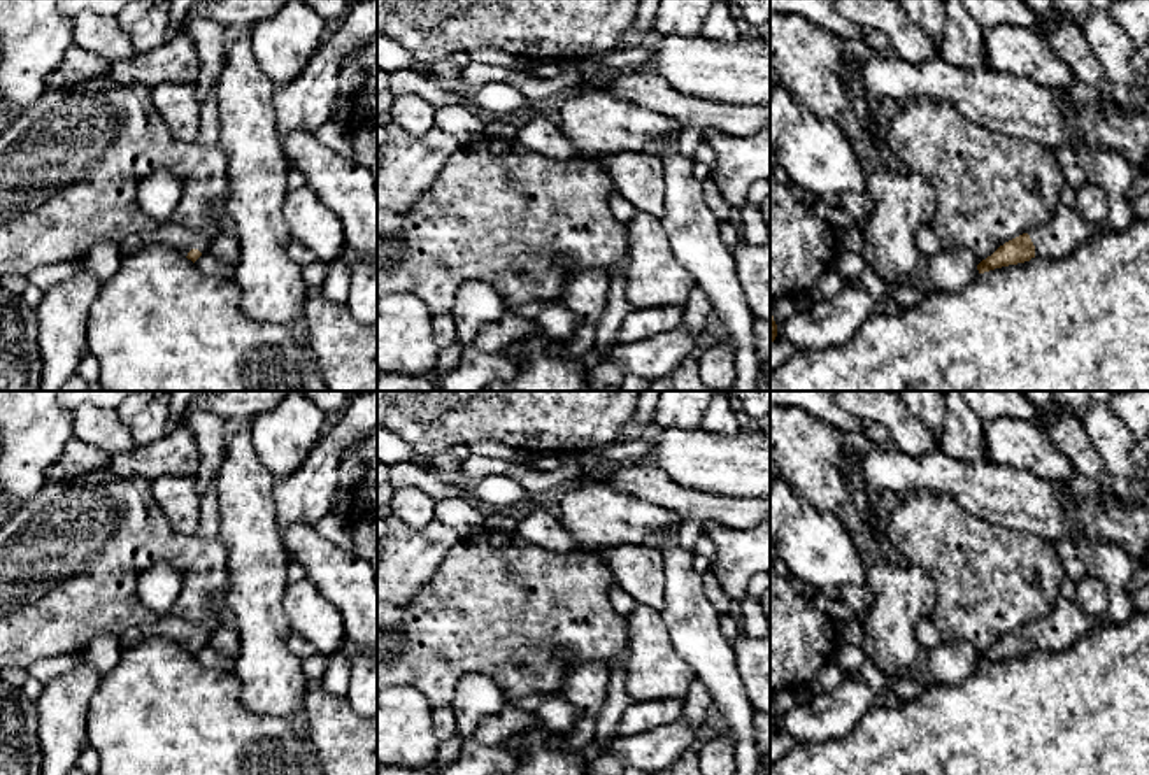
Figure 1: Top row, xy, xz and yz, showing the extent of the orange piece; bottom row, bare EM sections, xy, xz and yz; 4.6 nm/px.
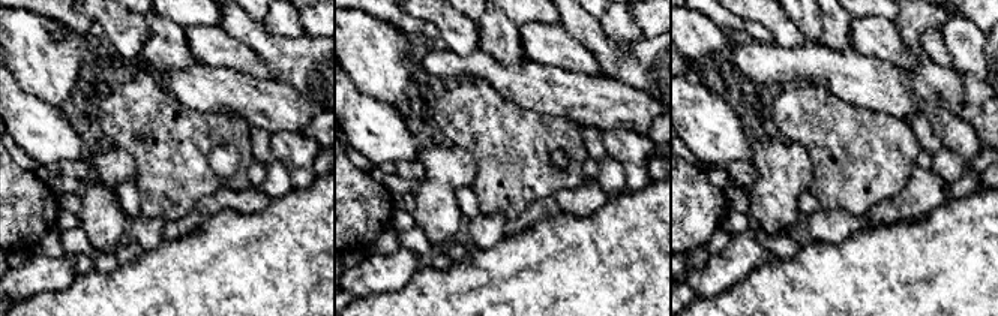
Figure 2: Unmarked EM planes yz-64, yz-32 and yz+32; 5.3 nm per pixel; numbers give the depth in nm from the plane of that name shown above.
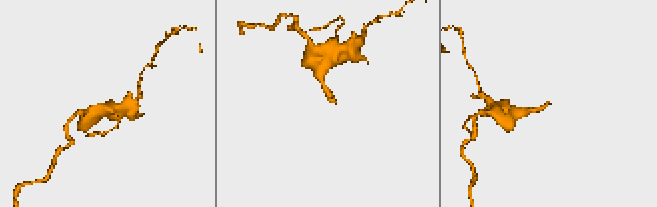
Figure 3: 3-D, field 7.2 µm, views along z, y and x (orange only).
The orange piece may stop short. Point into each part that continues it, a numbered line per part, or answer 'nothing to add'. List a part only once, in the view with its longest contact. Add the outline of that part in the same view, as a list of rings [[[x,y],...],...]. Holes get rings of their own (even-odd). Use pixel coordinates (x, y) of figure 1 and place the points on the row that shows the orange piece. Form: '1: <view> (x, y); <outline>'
1: yz (1067, 230); [[[1058,203],[1054,216],[1028,235],[1035,245],[1035,256],[1061,260],[1084,245],[1095,231],[1096,228],[1075,207]]]

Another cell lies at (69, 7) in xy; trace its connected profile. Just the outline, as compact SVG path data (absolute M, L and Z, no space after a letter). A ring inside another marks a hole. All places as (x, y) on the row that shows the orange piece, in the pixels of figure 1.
M60 0L60 11L67 18L89 11L102 16L119 16L119 12L135 0Z

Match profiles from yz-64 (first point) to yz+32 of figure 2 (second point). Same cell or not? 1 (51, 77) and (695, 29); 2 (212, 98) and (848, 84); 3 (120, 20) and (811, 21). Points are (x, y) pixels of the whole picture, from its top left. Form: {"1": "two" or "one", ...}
{"1": "one", "2": "one", "3": "two"}

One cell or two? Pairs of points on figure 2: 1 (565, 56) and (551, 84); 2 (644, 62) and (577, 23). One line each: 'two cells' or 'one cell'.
1: two cells
2: one cell

